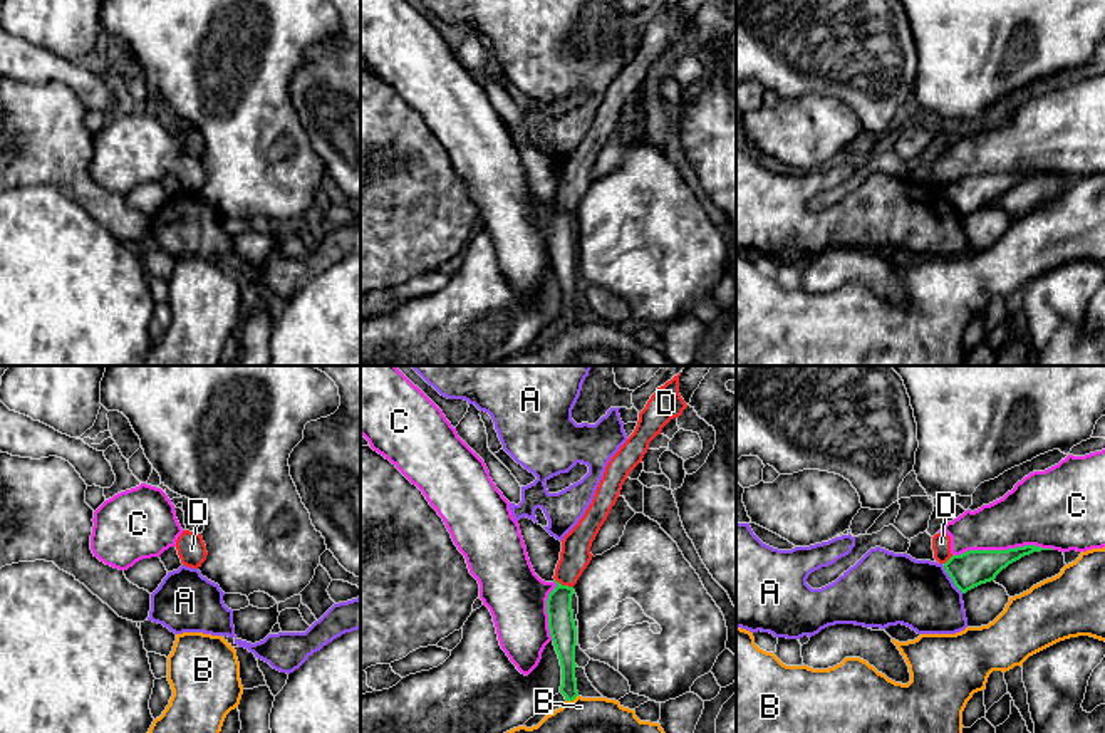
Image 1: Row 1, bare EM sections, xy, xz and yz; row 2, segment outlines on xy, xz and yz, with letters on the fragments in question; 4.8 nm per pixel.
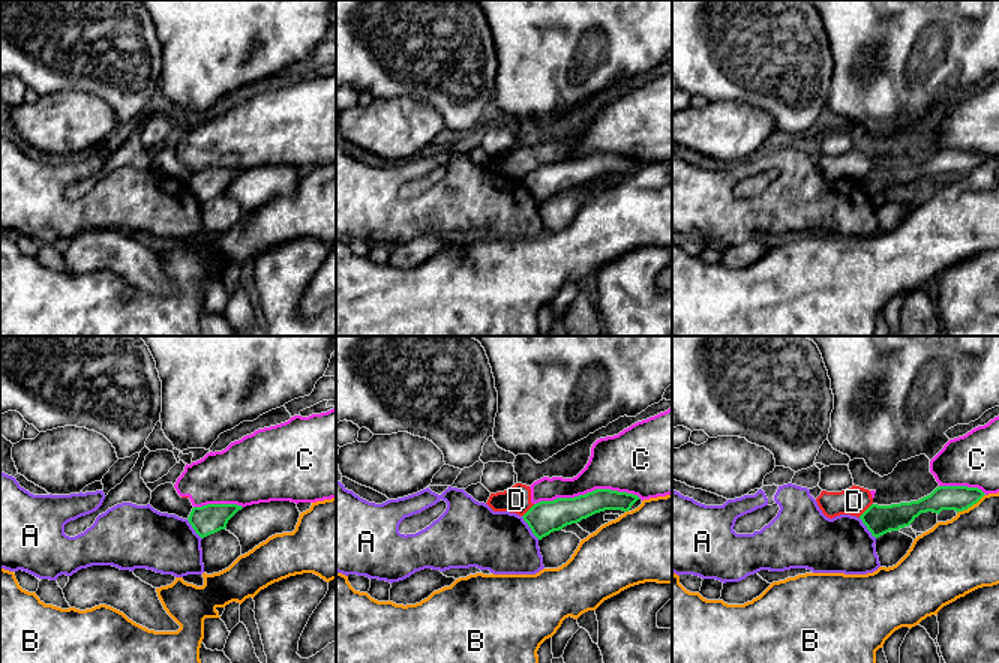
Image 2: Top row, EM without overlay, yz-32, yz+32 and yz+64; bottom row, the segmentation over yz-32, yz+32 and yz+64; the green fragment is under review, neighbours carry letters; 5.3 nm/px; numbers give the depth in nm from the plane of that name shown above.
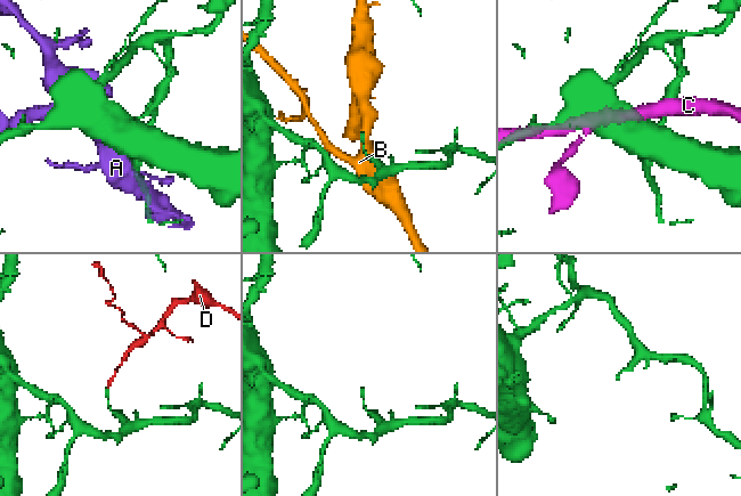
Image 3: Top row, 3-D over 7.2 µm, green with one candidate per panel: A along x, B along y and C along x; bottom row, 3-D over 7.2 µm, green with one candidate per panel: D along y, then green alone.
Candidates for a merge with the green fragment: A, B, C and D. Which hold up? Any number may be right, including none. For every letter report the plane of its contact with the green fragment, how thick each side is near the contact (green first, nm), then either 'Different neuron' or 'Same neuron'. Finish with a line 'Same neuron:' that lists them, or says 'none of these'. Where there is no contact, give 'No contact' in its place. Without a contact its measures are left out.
A: Touches green in yz. Thickness 170 nm (green) against 320 nm. Different neuron
B: Touches green in xz. Thickness 90 nm (green) against 180 nm. Different neuron
C: Touches green in yz. Thickness 170 nm (green) against 320 nm. Different neuron
D: Touches green in xz. Thickness 130 nm (green) against 150 nm. Different neuron
Same neuron: none of these

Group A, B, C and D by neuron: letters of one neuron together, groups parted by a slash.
A / B / C D

